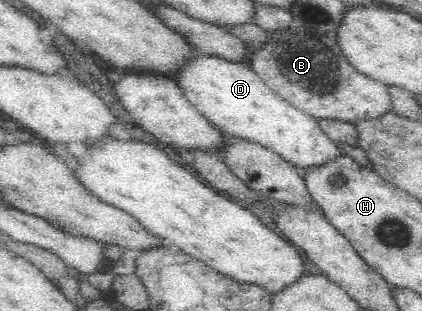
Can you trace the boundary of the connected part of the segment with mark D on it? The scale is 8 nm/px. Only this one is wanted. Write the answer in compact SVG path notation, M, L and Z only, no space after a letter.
M198 57L184 72L178 84L189 101L229 139L261 145L302 172L335 161L343 150L319 125L318 120L303 113L275 93L247 64L236 64L217 57Z

